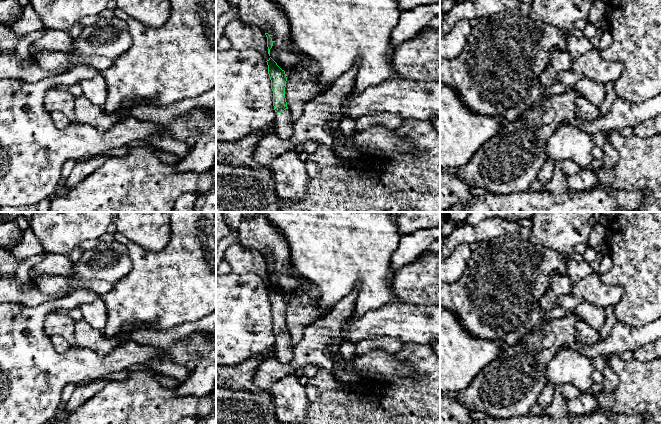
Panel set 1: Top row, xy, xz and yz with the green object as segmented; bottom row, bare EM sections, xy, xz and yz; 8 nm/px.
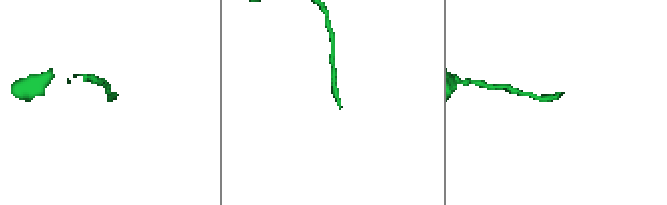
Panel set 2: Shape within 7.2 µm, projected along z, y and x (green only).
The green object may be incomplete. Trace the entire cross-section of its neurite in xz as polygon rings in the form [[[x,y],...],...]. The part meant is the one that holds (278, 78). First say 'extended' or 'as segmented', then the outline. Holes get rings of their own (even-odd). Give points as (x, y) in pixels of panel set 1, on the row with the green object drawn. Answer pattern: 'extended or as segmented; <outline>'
extended; [[[271,57],[266,62],[271,80],[271,89],[273,91],[273,106],[276,118],[275,133],[281,139],[287,140],[293,134],[293,125],[295,123],[295,120],[292,119],[291,112],[288,110],[285,98],[287,77],[285,71]]]

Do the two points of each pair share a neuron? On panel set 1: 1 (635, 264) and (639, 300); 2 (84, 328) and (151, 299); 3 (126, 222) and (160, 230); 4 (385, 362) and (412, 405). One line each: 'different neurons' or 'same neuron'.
1: same neuron
2: different neurons
3: same neuron
4: different neurons

